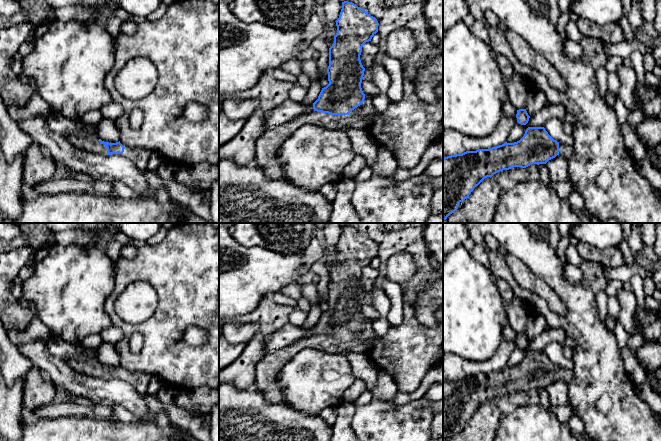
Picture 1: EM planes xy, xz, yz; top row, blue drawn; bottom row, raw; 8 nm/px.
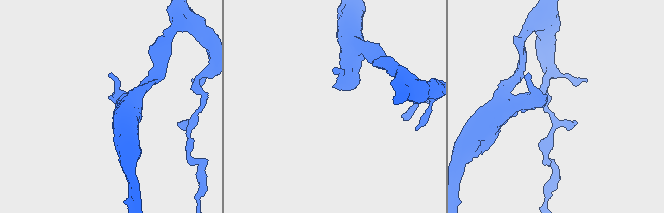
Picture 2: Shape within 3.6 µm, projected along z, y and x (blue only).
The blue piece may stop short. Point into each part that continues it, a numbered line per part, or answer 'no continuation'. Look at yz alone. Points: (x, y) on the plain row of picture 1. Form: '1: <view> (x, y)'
1: yz (564, 374)

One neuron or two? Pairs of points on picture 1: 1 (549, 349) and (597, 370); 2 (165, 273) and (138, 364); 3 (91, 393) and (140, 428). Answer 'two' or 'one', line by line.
1: two
2: one
3: two

